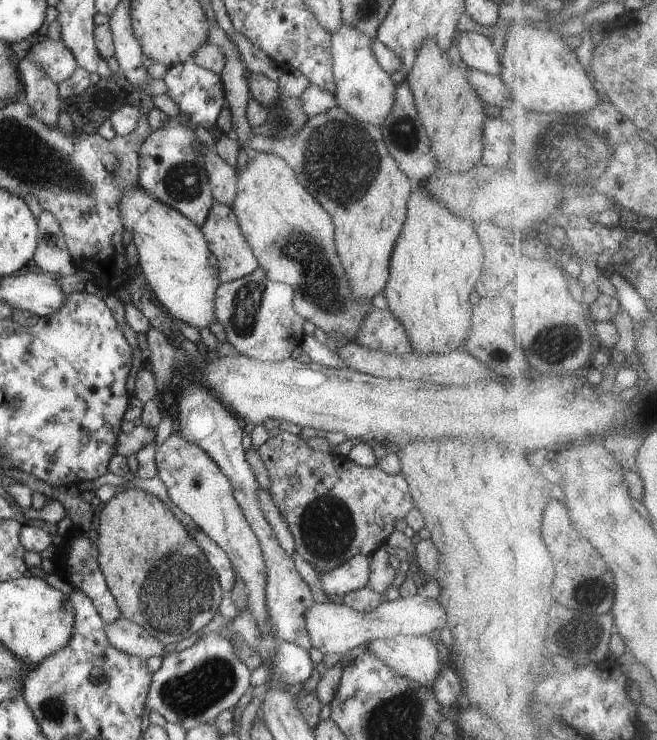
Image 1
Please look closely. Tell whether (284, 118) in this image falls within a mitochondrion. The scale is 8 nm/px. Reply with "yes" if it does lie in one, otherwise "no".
yes

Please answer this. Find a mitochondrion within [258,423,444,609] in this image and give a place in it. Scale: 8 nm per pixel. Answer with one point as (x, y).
(323, 529)

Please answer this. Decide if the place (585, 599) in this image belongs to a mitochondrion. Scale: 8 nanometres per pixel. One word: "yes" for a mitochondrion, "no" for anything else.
yes

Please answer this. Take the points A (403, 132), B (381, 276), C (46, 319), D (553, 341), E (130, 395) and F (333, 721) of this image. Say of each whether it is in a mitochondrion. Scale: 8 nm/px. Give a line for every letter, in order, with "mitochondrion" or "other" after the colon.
A: mitochondrion
B: other
C: other
D: mitochondrion
E: other
F: other

